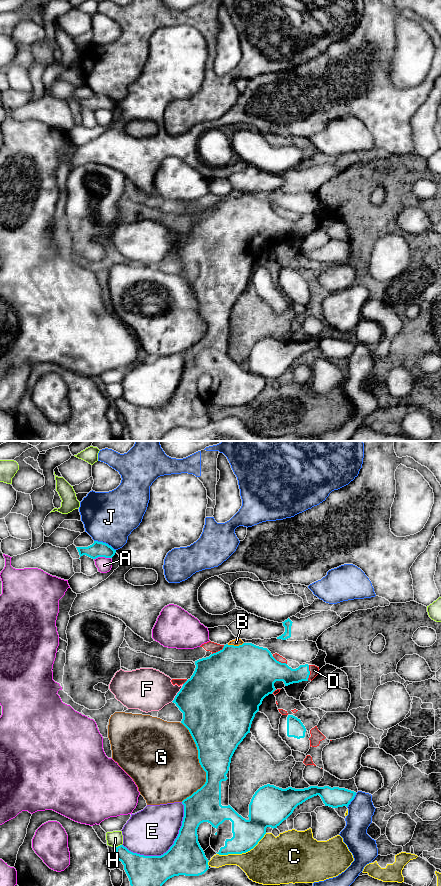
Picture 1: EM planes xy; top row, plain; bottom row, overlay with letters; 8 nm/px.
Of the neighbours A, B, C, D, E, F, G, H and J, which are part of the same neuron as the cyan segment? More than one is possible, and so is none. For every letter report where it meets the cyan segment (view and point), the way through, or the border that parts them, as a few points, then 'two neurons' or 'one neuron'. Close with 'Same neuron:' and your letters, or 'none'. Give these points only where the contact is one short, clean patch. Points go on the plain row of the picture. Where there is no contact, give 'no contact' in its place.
A: meets cyan in xy at (102, 108); two neurons
B: meets cyan in xy at (235, 198); border along xy (243, 194), (238, 197), (227, 196); two neurons
C: meets cyan in xy at (242, 404); two neurons
D: meets cyan in xy at (309, 224); two neurons
E: meets cyan in xy at (169, 401); two neurons
F: meets cyan in xy at (177, 245); two neurons
G: meets cyan in xy at (200, 316); two neurons
H: meets cyan in xy at (118, 398); two neurons
J: meets cyan in xy at (105, 95); two neurons
Same neuron: none

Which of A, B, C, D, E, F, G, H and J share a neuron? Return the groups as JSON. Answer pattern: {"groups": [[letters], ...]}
{"groups": [["A"], ["B"], ["C"], ["D"], ["E"], ["F"], ["G"], ["H"], ["J"]]}

